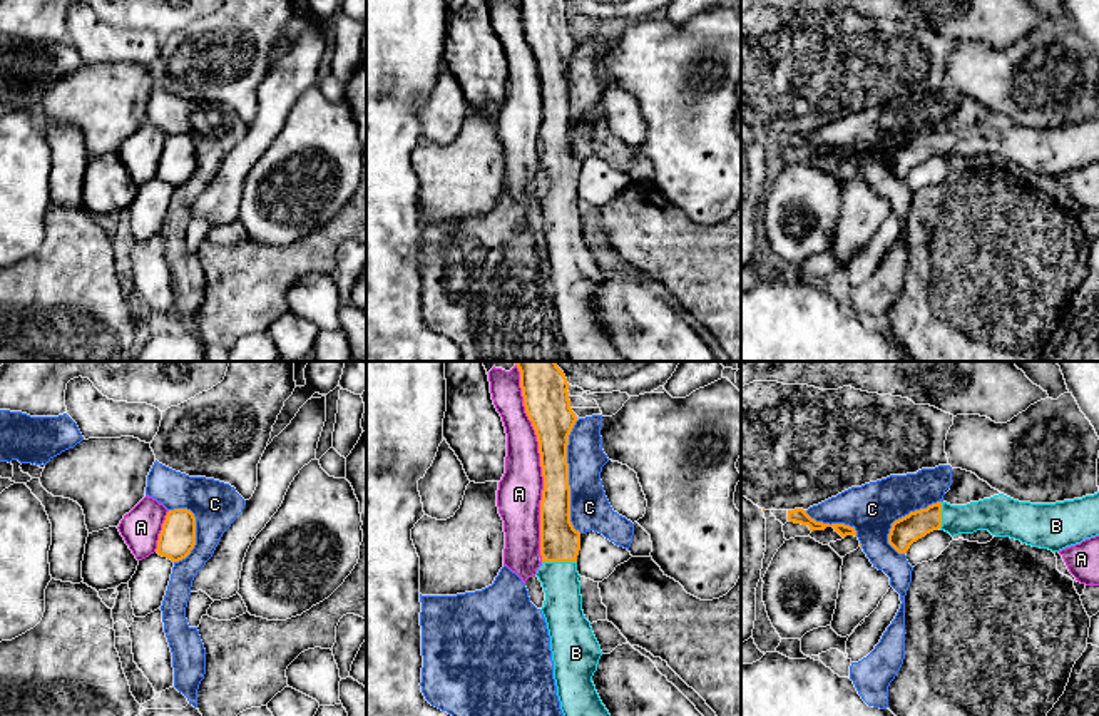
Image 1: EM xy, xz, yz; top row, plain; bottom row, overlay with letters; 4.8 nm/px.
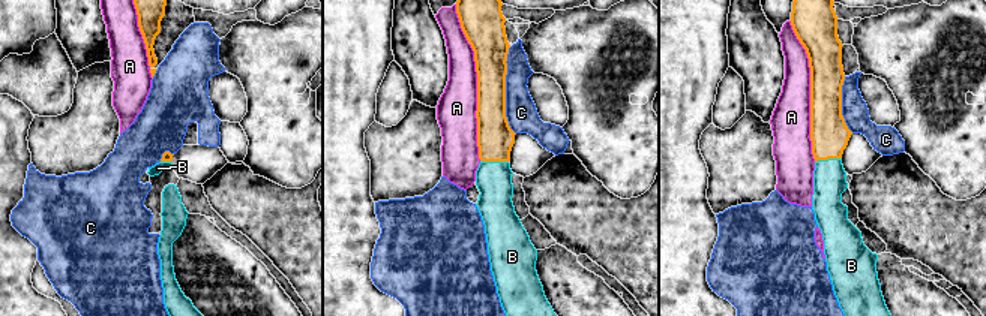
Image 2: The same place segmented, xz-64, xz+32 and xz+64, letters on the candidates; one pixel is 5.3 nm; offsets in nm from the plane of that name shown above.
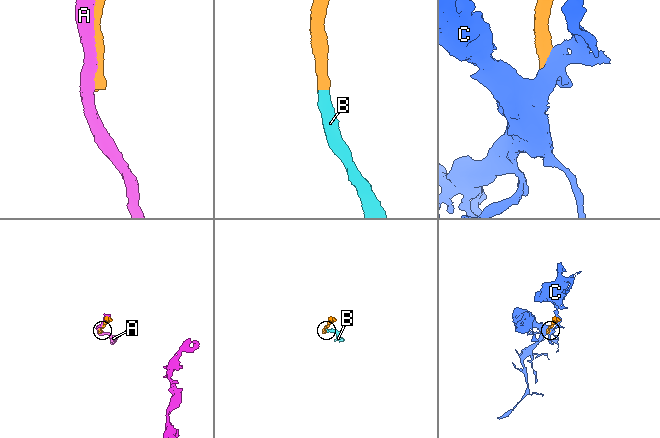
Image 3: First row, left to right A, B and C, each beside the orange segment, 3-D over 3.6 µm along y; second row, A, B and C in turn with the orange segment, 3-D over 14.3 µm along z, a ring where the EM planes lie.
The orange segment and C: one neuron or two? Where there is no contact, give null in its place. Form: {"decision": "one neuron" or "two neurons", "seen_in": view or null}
{"decision": "two neurons", "seen_in": "xz"}

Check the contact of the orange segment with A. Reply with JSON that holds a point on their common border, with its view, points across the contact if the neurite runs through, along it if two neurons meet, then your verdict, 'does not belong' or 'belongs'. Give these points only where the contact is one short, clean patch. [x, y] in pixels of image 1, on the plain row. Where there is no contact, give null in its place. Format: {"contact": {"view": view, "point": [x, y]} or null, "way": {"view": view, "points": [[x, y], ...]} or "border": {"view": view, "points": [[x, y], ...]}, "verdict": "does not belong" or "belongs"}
{"contact": {"view": "xz", "point": [542, 94]}, "verdict": "does not belong"}

